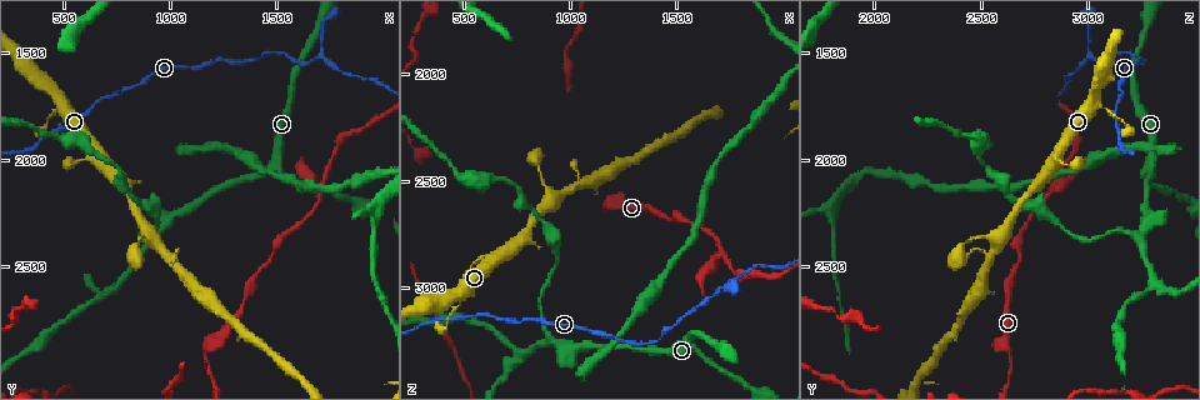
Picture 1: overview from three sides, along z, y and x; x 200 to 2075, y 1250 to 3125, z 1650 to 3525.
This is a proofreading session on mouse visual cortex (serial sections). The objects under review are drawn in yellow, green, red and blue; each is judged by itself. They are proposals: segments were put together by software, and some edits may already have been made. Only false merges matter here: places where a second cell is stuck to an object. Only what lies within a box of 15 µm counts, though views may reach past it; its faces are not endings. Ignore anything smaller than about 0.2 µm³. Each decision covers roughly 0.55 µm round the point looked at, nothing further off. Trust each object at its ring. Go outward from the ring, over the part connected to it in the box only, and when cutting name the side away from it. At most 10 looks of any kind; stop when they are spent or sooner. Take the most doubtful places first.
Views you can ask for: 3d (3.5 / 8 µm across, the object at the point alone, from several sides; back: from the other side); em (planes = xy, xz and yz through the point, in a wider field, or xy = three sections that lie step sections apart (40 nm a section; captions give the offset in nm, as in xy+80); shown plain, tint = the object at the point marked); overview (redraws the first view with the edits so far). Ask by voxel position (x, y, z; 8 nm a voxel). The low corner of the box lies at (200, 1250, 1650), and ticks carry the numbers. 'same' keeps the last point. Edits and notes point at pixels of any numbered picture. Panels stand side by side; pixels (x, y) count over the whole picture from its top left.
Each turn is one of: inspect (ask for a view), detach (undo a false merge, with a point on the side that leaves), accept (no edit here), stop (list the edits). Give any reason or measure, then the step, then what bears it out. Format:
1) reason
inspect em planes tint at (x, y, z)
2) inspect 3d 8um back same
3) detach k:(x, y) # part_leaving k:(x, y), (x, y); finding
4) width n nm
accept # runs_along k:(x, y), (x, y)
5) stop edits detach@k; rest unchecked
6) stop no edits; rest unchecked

arms part here
inspect 3d 3.5um at (1690, 2140, 2830)

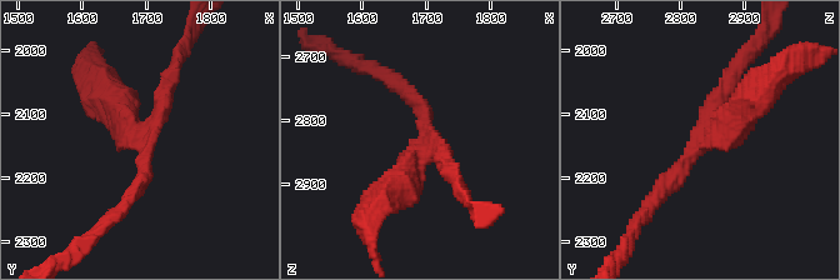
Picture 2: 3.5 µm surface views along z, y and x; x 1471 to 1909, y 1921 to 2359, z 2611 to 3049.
need the tissue
inspect em xy step 2 tint at (1700, 2145, 2835)

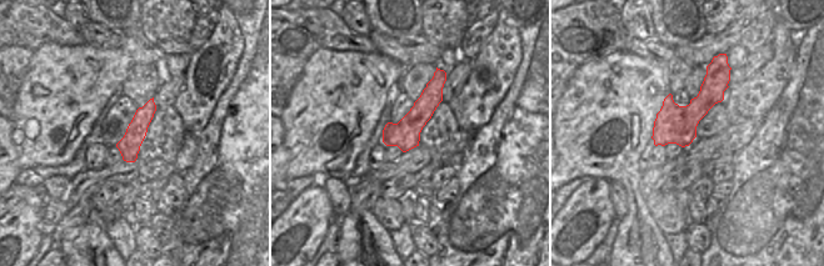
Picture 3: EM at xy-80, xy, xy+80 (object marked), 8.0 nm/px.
accept # continuous, no second cell

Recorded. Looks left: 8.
sharp bend
inspect 3d 3.5um at (1710, 1520, 3020)

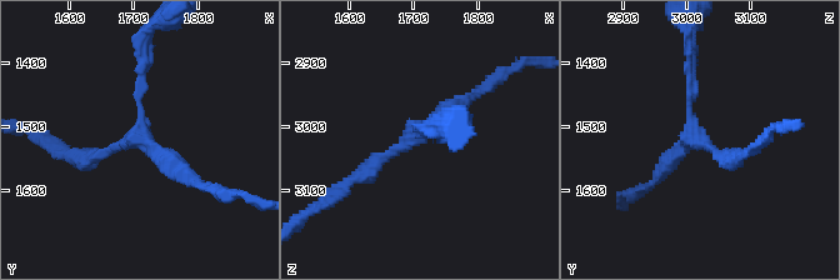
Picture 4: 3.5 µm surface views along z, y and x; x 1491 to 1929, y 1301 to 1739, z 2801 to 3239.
now the EM
inspect em xy step 1 plain at (1705, 1520, 3015)

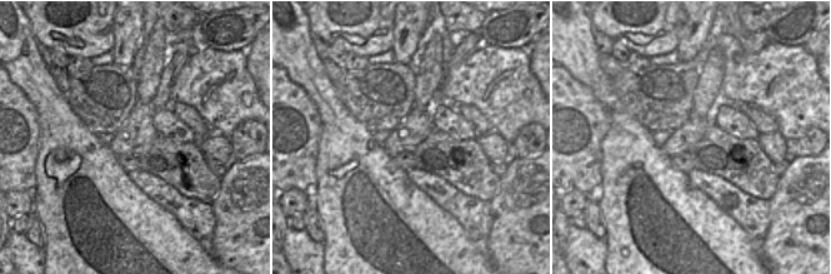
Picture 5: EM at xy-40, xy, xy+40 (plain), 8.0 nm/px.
inspect em xy step 1 tint same

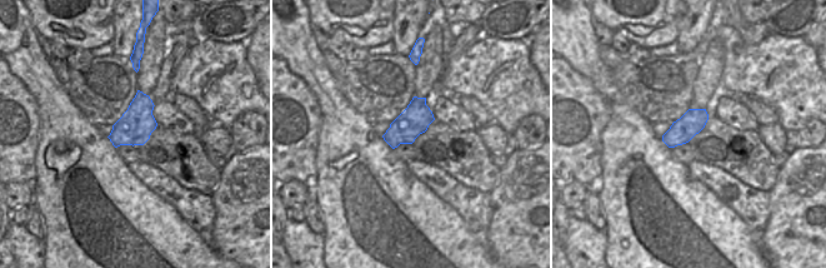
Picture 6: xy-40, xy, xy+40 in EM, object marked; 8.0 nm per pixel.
accept # runs_along 4:(74, 153), (139, 138), (143, 53); continuous, no second cell

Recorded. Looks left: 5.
sharp bend
inspect 3d 8um at (1170, 2910, 2630)

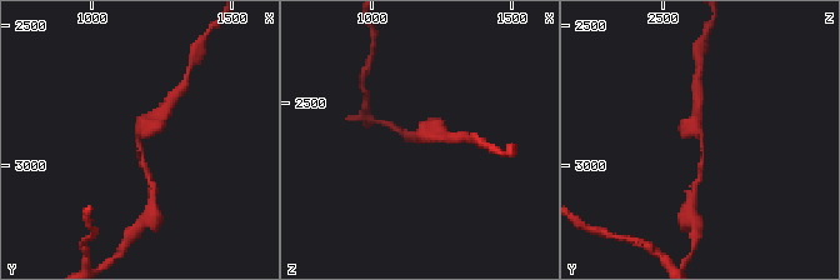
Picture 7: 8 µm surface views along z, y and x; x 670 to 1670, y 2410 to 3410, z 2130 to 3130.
arm_widths 200, 400 nm; need the tissue
inspect em xy step 5 tint at (1160, 2900, 2630)

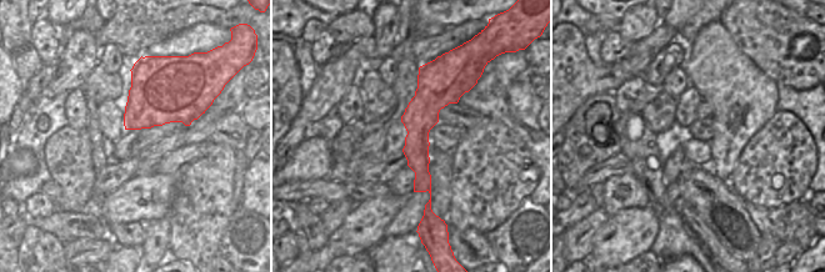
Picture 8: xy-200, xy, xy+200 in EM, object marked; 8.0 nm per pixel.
width 260 nm
accept # runs_along 8:(421, 71), (416, 189); one cell here

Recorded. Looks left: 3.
two arms in line, one across
inspect 3d 3.5um at (930, 2350, 3250)

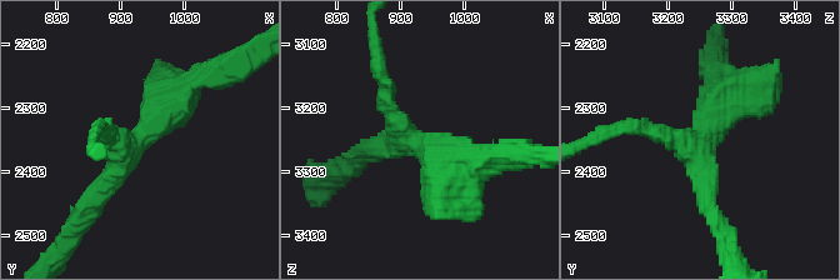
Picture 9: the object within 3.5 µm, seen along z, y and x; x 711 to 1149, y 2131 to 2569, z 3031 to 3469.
now the EM
inspect em xy step 5 tint at (915, 2360, 3250)

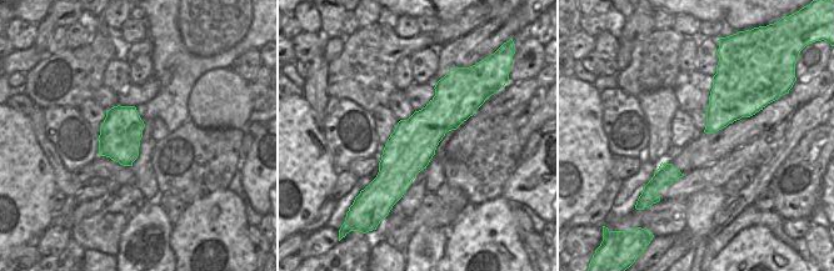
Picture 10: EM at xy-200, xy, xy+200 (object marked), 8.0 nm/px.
arm_widths 200, 250, 500 nm
accept # runs_along 9:(465, 160), (404, 131), (376, 70); one cell here

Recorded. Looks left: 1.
stop no edits; rest unchecked

